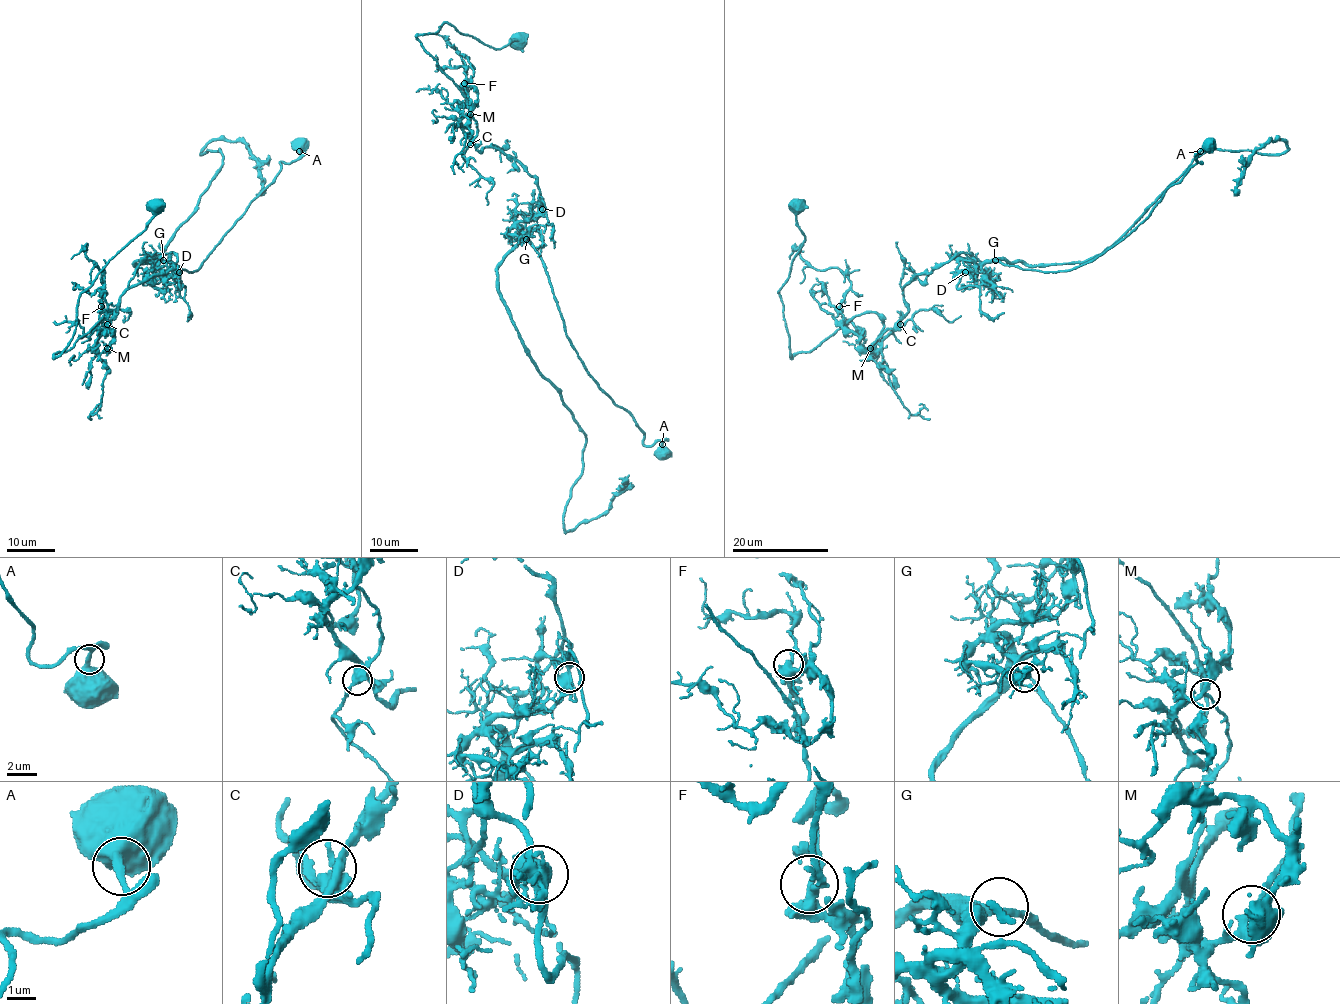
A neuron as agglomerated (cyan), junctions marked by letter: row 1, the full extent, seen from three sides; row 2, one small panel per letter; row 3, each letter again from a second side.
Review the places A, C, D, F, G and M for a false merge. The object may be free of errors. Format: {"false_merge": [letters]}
{"false_merge": ["D"]}

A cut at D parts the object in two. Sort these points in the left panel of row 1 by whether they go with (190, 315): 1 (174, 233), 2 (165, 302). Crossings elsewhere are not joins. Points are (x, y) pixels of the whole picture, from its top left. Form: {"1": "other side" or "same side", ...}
{"1": "other side", "2": "other side"}

